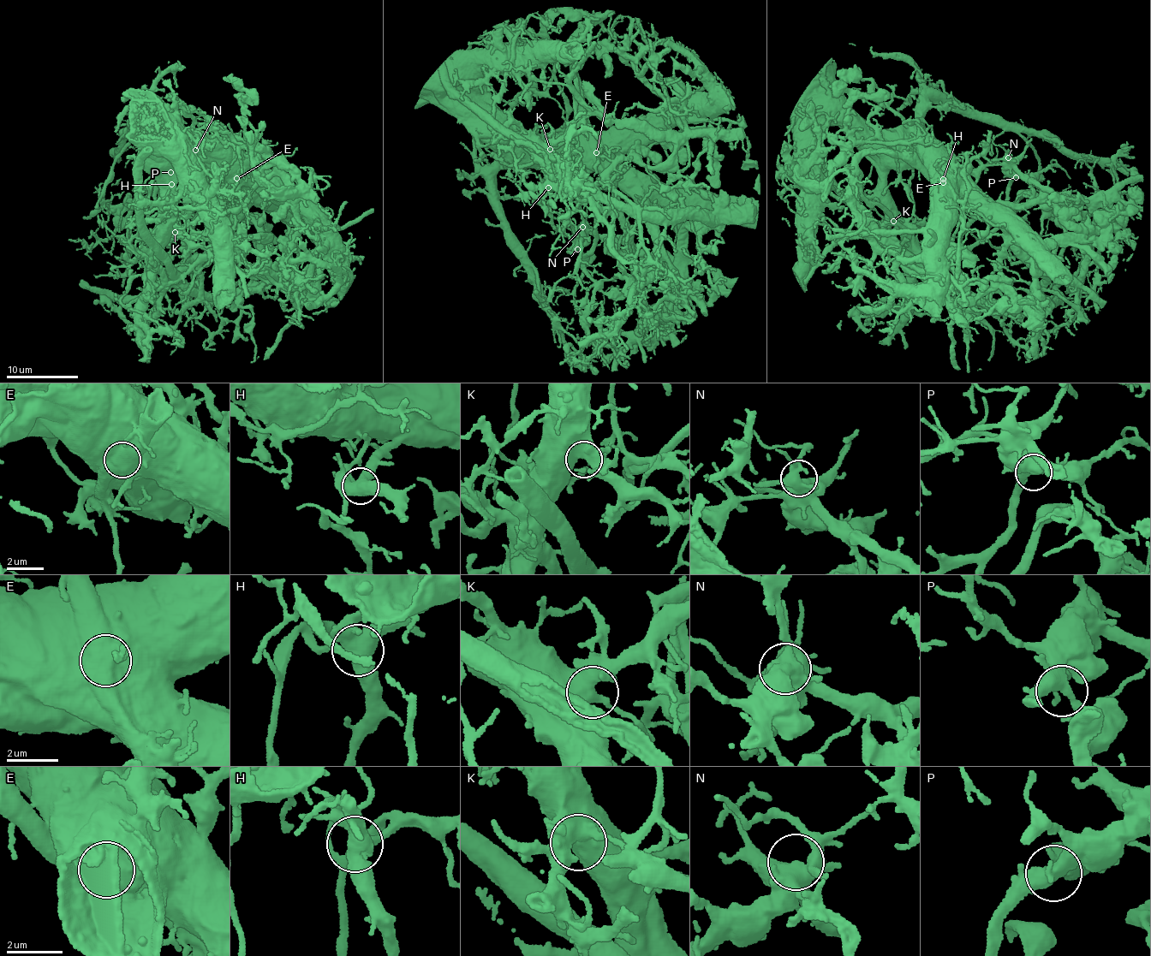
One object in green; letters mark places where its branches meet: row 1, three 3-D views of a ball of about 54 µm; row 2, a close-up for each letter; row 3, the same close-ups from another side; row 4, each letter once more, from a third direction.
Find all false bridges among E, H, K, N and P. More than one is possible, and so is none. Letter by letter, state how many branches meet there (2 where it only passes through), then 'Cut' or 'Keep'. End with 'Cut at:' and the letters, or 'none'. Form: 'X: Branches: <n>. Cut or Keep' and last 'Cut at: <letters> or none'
E: Branches: 2. Cut
H: Branches: 4. Cut
K: Branches: 2. Keep
N: Branches: 4. Keep
P: Branches: 4. Keep
Cut at: E, H

